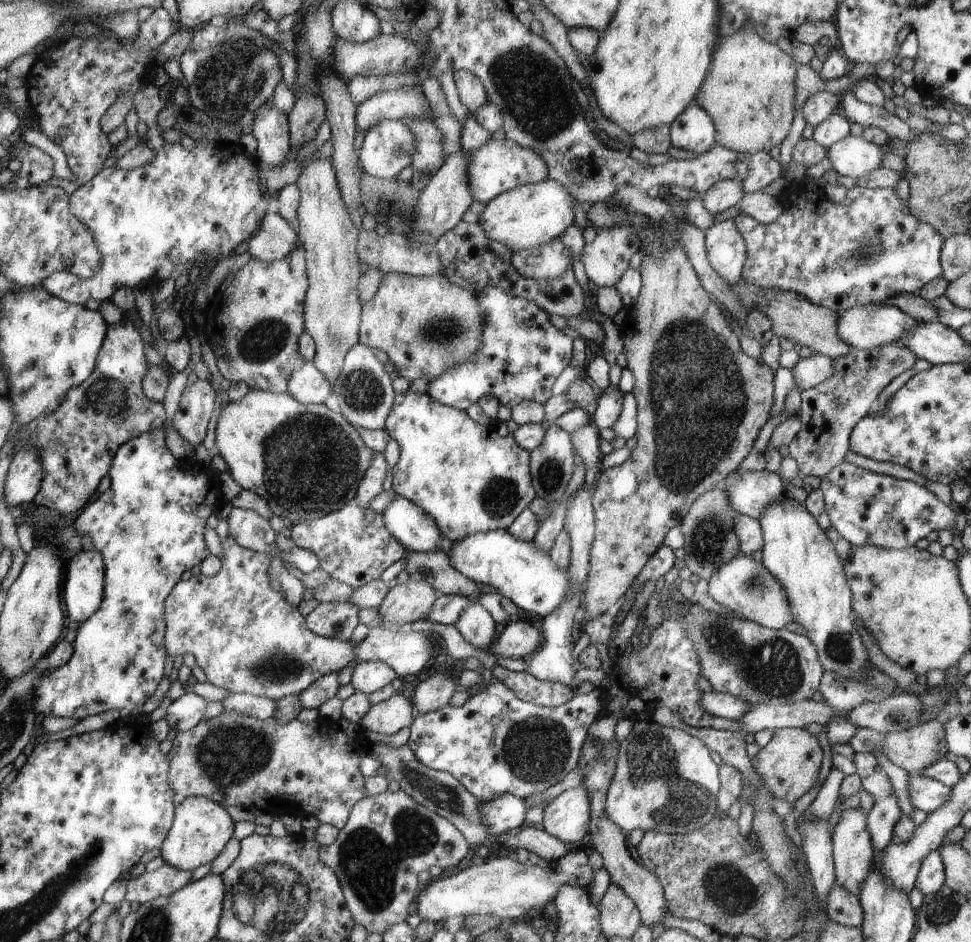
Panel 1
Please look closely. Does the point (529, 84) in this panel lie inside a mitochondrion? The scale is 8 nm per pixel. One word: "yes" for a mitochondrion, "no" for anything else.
yes

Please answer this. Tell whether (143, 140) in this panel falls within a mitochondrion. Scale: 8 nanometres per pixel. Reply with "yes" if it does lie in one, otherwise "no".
no

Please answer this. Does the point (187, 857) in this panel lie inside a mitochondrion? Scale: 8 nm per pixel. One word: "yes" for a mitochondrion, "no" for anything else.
no

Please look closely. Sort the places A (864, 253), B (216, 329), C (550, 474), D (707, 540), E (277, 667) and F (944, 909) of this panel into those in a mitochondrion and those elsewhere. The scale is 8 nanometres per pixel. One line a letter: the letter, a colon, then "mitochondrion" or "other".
A: mitochondrion
B: other
C: mitochondrion
D: mitochondrion
E: mitochondrion
F: mitochondrion

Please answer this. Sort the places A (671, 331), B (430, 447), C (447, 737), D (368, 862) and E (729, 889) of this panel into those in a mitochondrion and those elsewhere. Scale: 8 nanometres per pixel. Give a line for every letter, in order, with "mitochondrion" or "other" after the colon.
A: other
B: other
C: other
D: mitochondrion
E: mitochondrion

